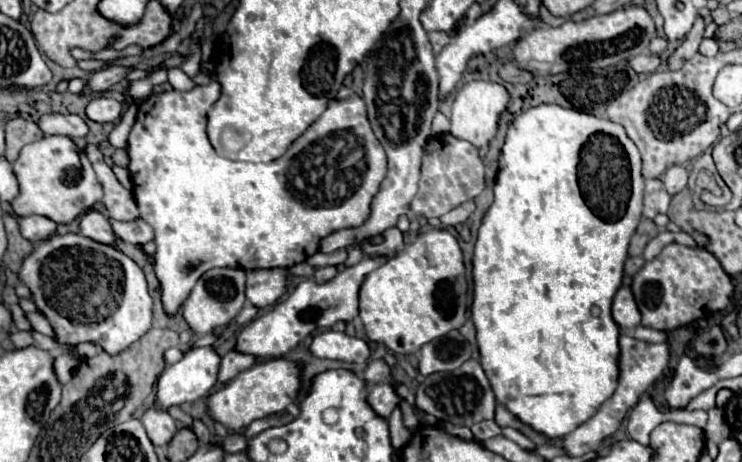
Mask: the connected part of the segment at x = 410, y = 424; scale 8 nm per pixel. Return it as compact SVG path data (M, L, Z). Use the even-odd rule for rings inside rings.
M402 400L400 404L402 410L403 424L409 429L414 429L420 425L420 421L413 411L413 408L405 401Z

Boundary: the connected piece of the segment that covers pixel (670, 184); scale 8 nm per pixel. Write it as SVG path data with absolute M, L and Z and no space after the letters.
M671 166L671 168L661 176L661 180L663 180L663 184L665 184L665 188L667 188L667 192L669 192L671 196L687 188L687 178L689 178L689 172L687 172L683 166Z

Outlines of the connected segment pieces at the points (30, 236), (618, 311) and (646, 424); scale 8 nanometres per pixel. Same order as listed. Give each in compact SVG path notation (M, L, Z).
M45 216L19 218L19 226L21 226L21 234L31 242L45 240L51 234L55 234L55 230L57 230L57 224L51 218L45 218Z
M621 286L613 300L613 320L621 330L633 330L641 324L641 312L633 302L633 292L629 286Z
M645 392L645 394L641 394L637 406L633 406L633 410L629 414L627 434L629 434L629 438L633 438L633 440L637 440L641 444L649 444L649 434L661 422L665 422L665 414L661 414L655 408L649 392Z

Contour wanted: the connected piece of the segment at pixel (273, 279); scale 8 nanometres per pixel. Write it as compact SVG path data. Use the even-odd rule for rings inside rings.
M281 268L247 272L247 298L259 308L275 304L285 294L285 288L287 278Z

